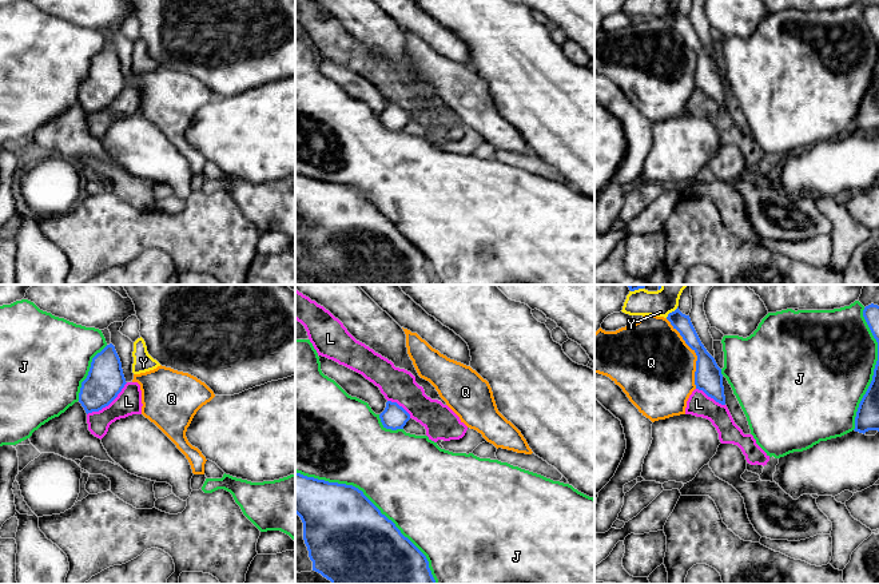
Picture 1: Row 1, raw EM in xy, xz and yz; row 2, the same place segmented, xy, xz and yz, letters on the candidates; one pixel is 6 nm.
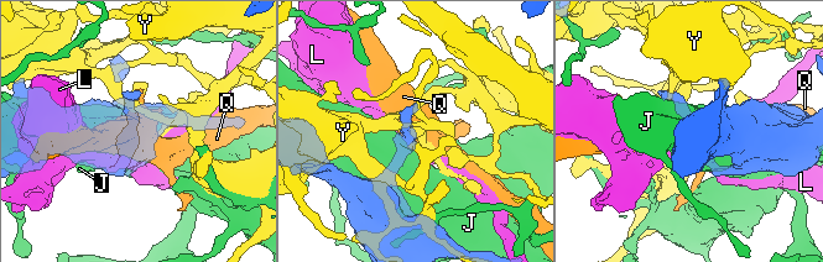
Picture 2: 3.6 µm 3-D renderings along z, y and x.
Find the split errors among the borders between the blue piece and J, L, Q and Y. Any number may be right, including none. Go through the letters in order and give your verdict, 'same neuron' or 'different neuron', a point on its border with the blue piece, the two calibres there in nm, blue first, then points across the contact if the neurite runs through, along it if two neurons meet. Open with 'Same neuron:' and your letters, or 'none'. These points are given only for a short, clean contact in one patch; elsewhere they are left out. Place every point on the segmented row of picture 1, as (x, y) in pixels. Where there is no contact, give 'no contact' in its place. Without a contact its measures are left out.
Same neuron: none
J: different neuron; contact xz (374, 505); calibres 500 and 500 nm
L: different neuron; contact xy (108, 404); calibres 220 and 160 nm; border xy (127, 382), (107, 405), (87, 414)
Q: different neuron; contact yz (695, 352); calibres 170 and 460 nm
Y: different neuron; contact yz (672, 312); calibres 110 and 160 nm

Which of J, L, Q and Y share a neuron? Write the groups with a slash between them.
J / L / Q / Y

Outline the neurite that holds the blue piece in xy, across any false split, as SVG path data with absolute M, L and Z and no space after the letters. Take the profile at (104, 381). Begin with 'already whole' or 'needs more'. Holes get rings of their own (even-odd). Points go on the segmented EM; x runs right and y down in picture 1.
already whole | M110 343L92 358L88 376L81 382L79 402L87 414L99 412L118 397L126 384L120 358Z

